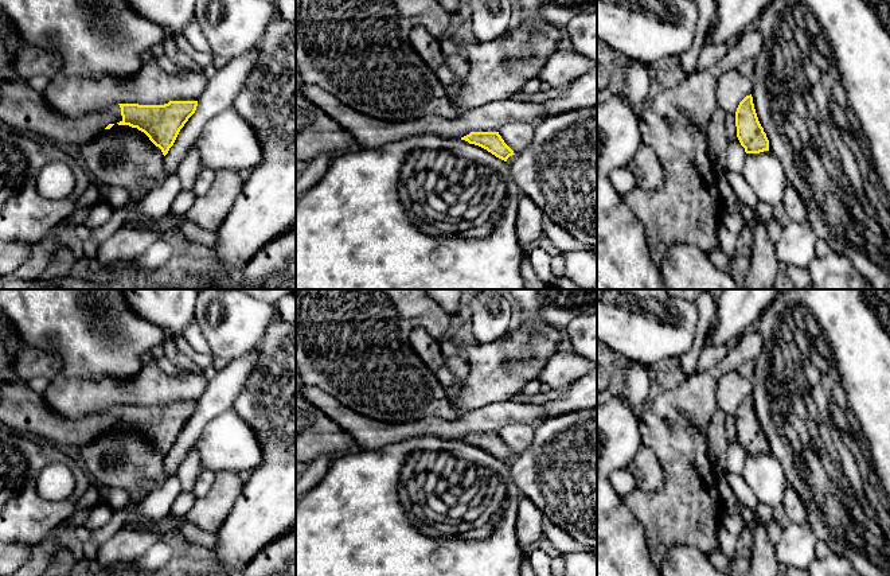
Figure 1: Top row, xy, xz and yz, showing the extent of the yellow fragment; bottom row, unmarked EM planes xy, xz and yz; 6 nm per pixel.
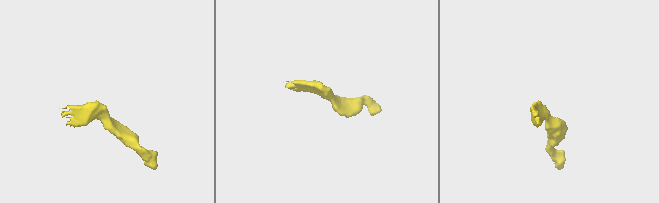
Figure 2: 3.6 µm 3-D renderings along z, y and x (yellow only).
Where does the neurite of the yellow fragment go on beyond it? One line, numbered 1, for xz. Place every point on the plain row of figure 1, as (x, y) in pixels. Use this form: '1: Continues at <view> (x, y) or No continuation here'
1: No continuation here

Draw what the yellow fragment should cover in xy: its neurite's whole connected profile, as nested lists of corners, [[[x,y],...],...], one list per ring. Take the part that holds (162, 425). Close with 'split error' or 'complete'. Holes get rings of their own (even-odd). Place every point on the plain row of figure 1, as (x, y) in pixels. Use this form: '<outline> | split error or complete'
[[[0,310],[0,425],[11,431],[38,435],[58,447],[74,445],[81,448],[114,425],[129,427],[144,433],[165,458],[180,431],[196,412],[198,402],[169,402],[164,406],[118,405],[77,420],[63,419],[48,406],[42,394],[32,392],[27,382],[13,377],[15,357],[26,347],[27,343]]] | split error

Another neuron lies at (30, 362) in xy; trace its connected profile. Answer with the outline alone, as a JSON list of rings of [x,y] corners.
[[[27,346],[15,357],[15,380],[28,382],[35,377],[51,381],[62,369],[62,357]]]

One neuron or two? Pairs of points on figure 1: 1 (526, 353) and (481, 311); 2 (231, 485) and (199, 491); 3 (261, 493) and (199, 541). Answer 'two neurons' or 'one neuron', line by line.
1: two neurons
2: two neurons
3: two neurons

